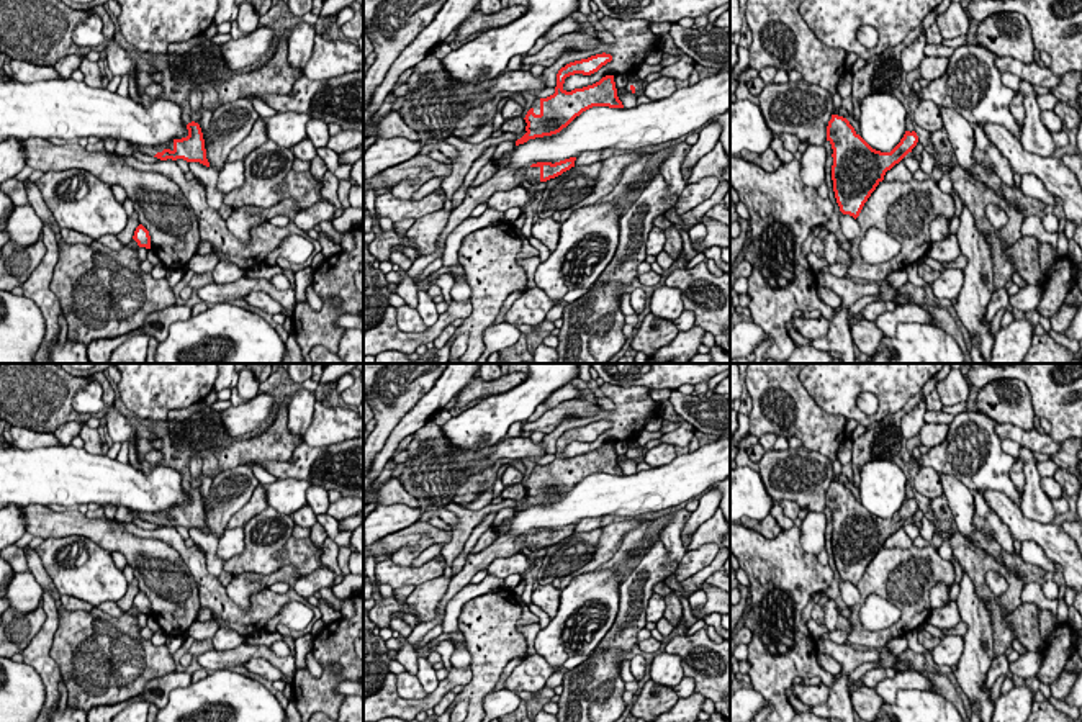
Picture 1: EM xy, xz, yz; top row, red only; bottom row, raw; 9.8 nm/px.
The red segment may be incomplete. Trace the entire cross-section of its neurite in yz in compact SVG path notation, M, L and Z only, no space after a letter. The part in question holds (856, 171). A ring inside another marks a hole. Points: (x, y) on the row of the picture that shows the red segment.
M832 115L827 141L833 149L832 180L836 203L843 214L856 219L886 172L912 152L918 136L905 131L890 152L881 152L859 136L846 118Z

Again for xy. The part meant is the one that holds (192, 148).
M192 121L187 124L187 129L188 129L187 138L174 139L174 141L157 146L157 147L147 147L147 146L133 146L133 147L138 147L139 152L154 156L160 160L183 159L187 162L200 162L200 164L210 167L210 162L206 159L205 139L203 139L200 124Z

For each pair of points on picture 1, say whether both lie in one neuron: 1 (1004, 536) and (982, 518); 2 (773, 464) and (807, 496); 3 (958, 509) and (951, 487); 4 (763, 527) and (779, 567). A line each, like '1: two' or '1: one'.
1: one
2: one
3: one
4: two

